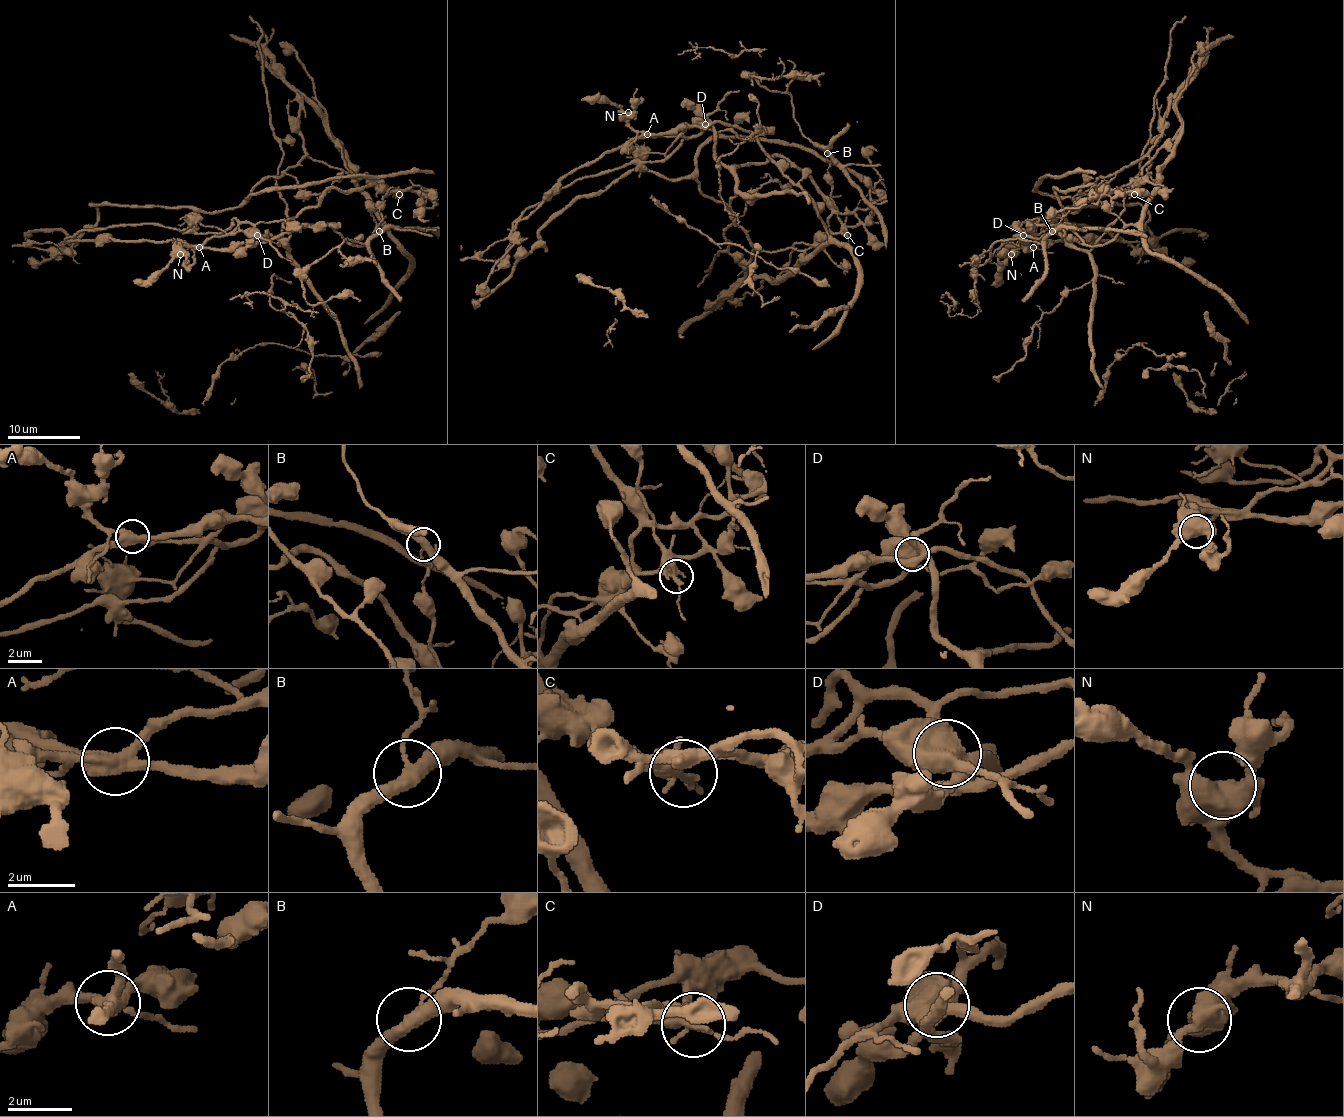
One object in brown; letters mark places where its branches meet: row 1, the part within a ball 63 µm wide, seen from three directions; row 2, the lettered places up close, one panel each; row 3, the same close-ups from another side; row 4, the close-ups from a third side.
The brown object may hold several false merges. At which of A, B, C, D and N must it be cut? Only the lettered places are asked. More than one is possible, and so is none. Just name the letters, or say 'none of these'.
A, B, D

